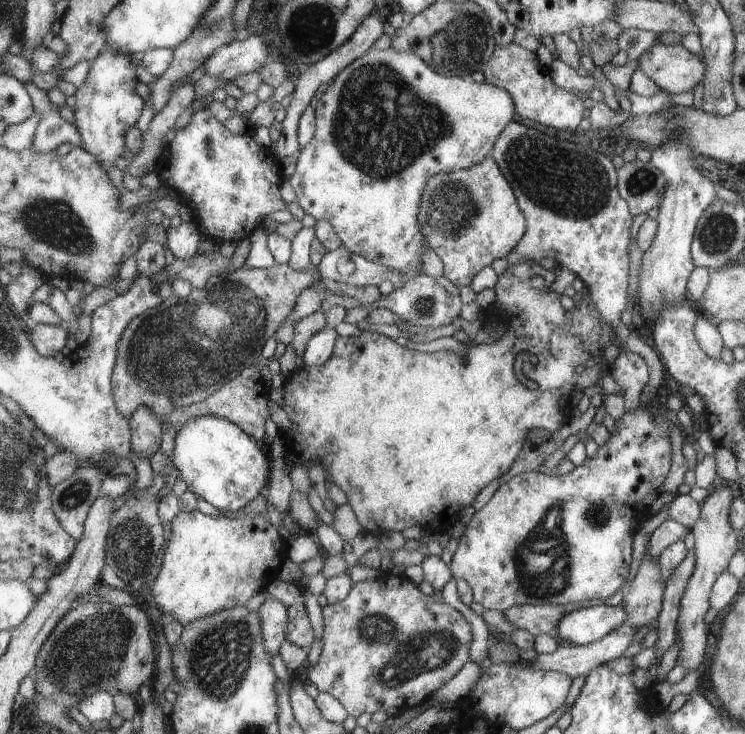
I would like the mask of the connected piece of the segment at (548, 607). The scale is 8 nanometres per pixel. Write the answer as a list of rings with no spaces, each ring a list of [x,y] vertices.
[[[551,604],[516,605],[503,613],[518,630],[524,629],[533,635],[549,635],[568,614],[564,605]]]

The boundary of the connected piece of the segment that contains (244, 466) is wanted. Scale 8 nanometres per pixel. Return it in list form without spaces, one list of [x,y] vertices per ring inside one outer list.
[[[204,415],[184,423],[176,433],[171,458],[179,477],[186,482],[187,490],[220,511],[244,508],[258,496],[258,492],[262,492],[260,488],[266,484],[268,477],[270,482],[270,460],[266,460],[251,435],[236,423],[216,415]]]

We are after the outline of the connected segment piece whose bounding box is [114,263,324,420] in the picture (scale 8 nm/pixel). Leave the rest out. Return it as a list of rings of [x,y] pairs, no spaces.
[[[275,263],[265,269],[253,269],[248,265],[228,275],[212,275],[204,287],[192,288],[185,297],[172,295],[159,305],[136,316],[118,344],[118,360],[114,370],[115,407],[125,419],[143,407],[159,419],[175,409],[204,400],[204,388],[210,390],[206,398],[218,392],[224,384],[239,376],[244,369],[256,365],[261,357],[262,346],[295,308],[300,293],[306,287],[324,281],[317,266],[307,271],[297,271],[286,263]]]

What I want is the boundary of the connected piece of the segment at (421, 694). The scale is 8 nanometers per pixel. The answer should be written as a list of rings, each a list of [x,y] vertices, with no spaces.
[[[387,572],[376,581],[354,583],[342,602],[328,604],[322,609],[322,624],[321,655],[318,662],[308,668],[308,680],[319,692],[335,696],[347,714],[355,718],[362,712],[372,715],[388,708],[403,710],[422,705],[471,660],[470,623],[455,608],[422,593],[405,575],[390,577]]]

